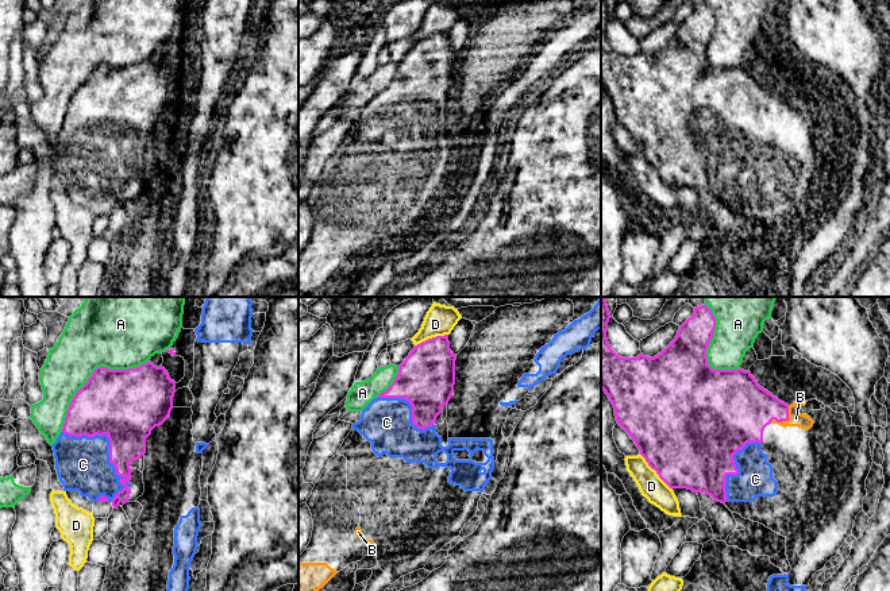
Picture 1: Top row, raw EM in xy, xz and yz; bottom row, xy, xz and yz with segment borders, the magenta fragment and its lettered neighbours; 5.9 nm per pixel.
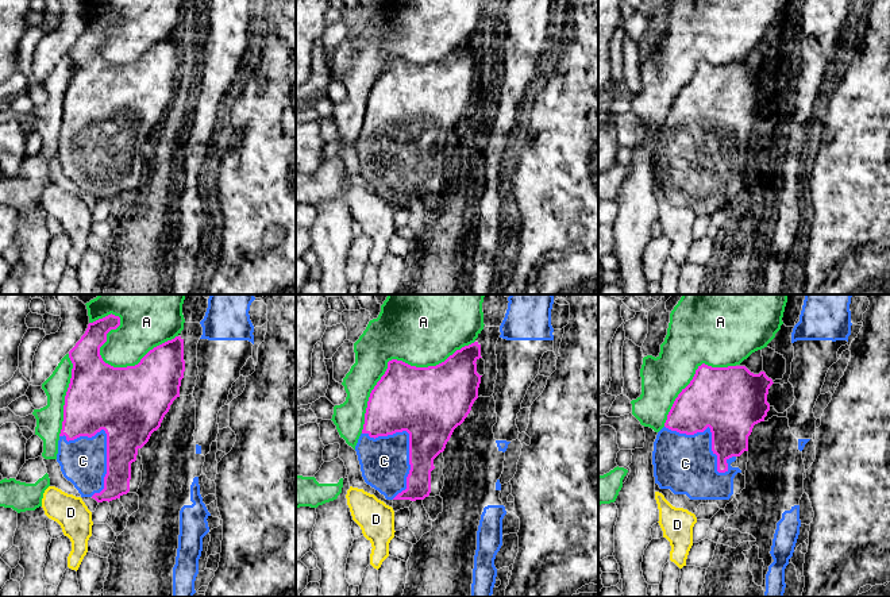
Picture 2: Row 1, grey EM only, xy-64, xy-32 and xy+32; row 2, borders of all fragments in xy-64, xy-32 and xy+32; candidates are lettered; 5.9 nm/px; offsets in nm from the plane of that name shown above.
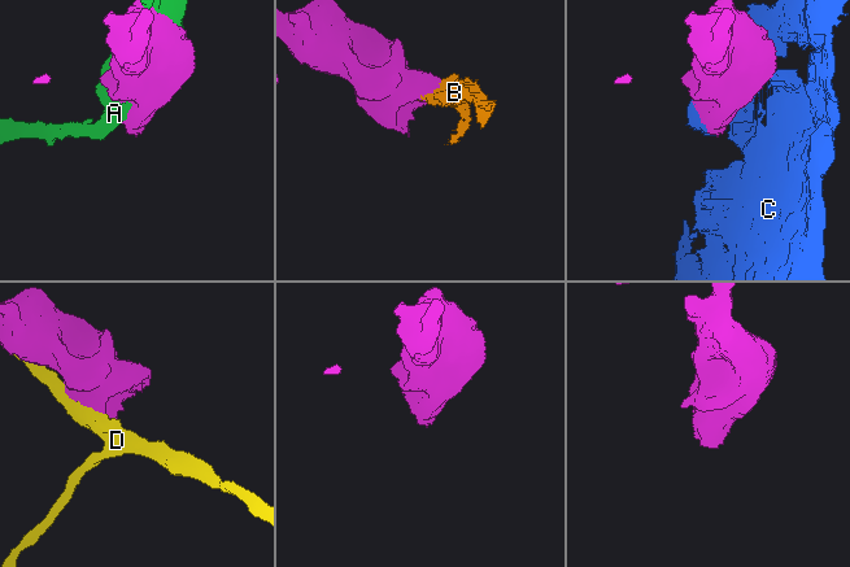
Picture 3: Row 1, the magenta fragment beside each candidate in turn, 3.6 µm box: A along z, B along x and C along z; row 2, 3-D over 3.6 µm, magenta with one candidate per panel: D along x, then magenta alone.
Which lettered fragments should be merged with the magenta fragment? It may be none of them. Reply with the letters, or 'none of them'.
B

